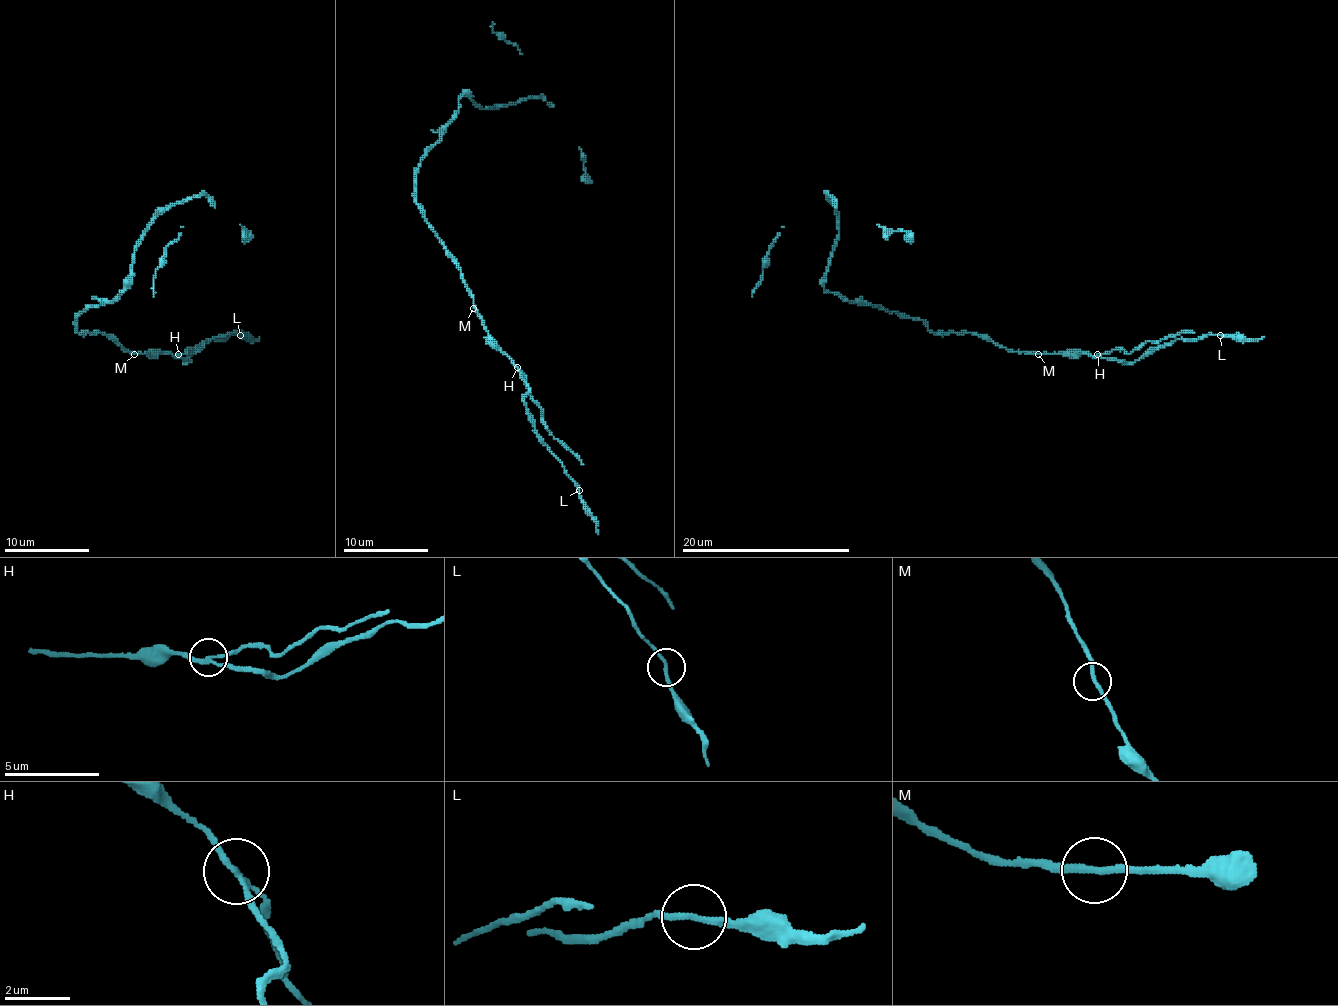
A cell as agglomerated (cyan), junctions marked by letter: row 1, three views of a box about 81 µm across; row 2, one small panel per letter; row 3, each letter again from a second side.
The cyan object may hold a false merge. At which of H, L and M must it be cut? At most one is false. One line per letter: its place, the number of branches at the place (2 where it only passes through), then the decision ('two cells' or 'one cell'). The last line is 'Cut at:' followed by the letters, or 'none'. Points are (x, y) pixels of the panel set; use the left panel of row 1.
H: at (178, 354); 3 branches meet; two cells
L: at (240, 335); 2 branches meet; one cell
M: at (134, 354); 2 branches meet; one cell
Cut at: H

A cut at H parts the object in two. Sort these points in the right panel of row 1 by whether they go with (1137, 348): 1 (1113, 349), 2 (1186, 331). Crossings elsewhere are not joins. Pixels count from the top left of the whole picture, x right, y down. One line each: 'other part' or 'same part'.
1: same part
2: same part

